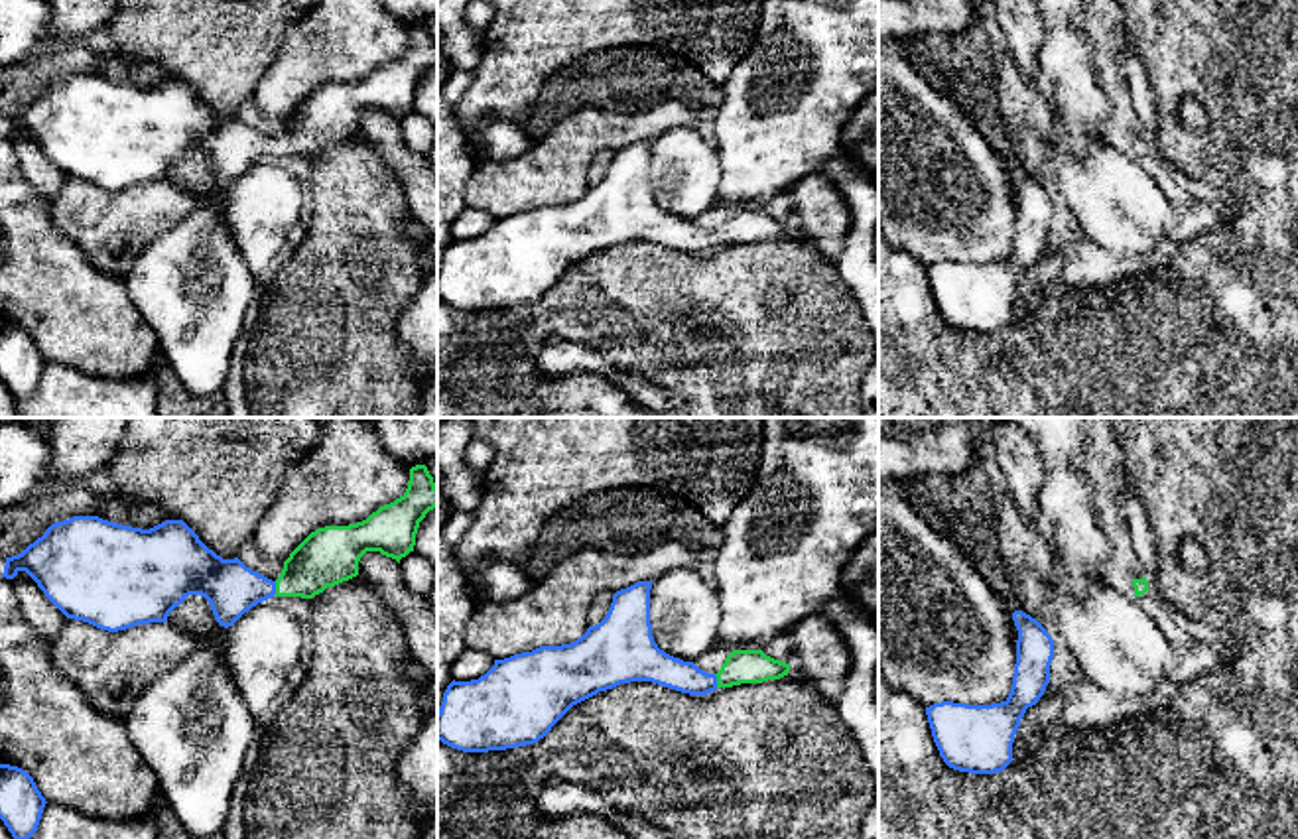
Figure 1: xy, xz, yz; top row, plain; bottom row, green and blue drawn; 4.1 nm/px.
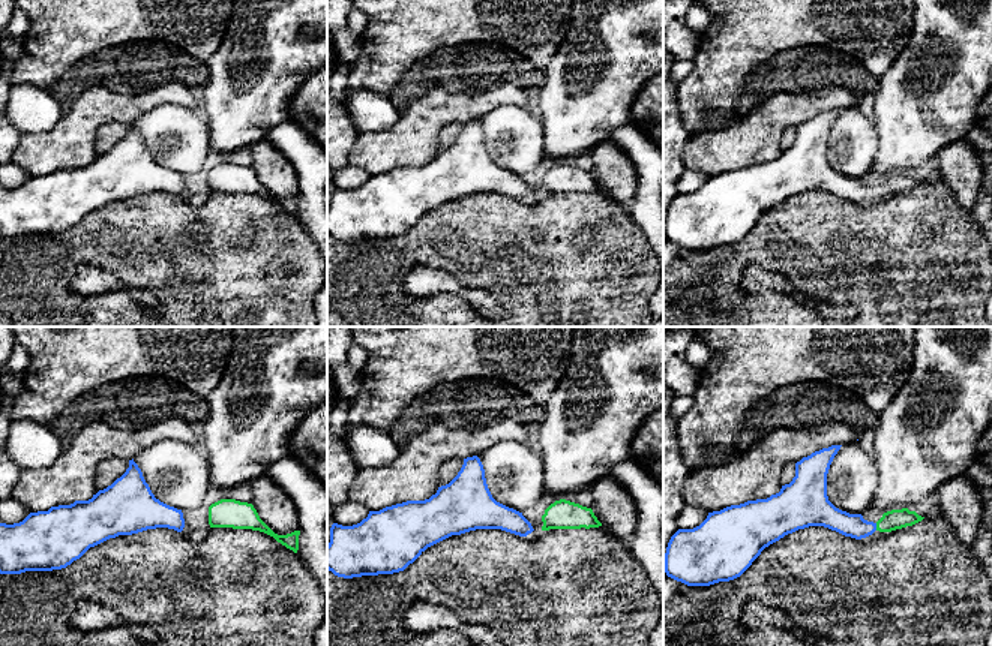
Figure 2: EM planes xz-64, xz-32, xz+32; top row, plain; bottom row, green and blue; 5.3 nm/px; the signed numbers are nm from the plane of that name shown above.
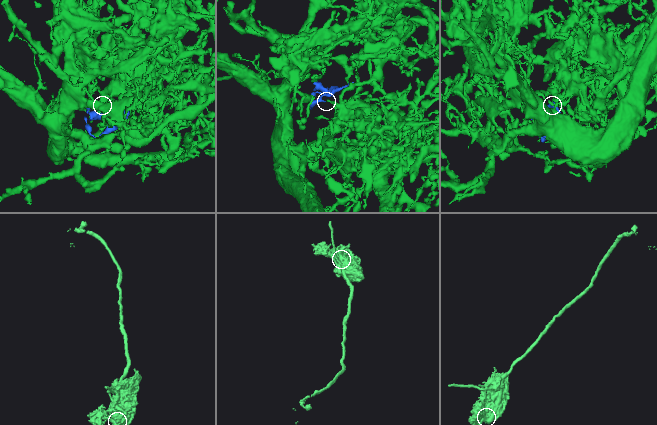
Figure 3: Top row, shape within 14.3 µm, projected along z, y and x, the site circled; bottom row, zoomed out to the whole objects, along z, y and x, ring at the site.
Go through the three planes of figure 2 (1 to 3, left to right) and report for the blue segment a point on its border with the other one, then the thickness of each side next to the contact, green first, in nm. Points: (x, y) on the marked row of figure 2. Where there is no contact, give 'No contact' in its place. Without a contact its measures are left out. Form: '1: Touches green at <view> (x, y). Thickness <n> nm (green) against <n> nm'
1: No contact
2: No contact
3: Touches green at xz+32 (877, 526). Thickness 110 nm (green) against 130 nm

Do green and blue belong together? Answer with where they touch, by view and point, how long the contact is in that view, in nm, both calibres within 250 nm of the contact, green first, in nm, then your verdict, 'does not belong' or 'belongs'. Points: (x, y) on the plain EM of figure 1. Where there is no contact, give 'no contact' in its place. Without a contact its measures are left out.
meets green in xy at (276, 146); contact 60 nm long; 240 nm thick on the green side, 220 nm on the other; belongs

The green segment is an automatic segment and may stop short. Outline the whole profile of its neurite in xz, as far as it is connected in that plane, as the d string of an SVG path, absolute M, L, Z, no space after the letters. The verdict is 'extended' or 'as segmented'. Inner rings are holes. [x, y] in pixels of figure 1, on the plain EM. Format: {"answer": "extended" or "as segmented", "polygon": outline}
{"answer": "extended", "polygon": "M638 140L613 154L607 175L589 185L571 203L540 205L532 211L494 219L494 225L471 240L451 240L437 270L437 299L463 311L506 309L534 303L577 262L630 240L652 240L689 254L707 254L717 246L762 242L788 234L790 223L762 209L733 209L717 232L699 228L658 207L650 183L652 140Z"}

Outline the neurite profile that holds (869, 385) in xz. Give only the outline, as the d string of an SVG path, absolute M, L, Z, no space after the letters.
M878 358L865 372L859 388L865 418L878 418Z

